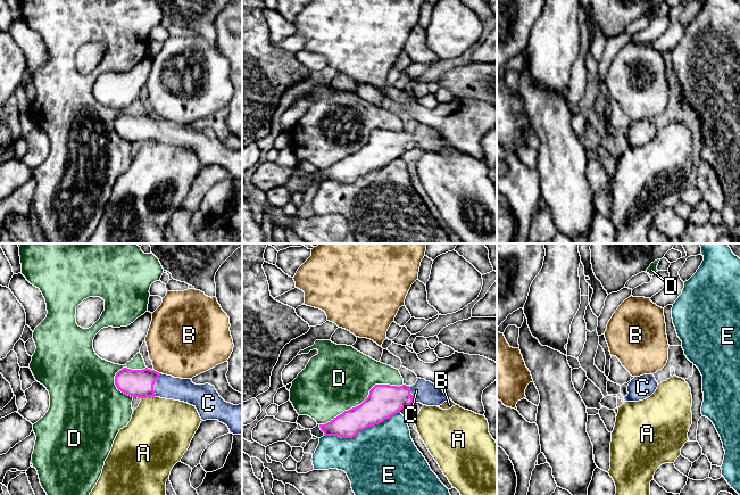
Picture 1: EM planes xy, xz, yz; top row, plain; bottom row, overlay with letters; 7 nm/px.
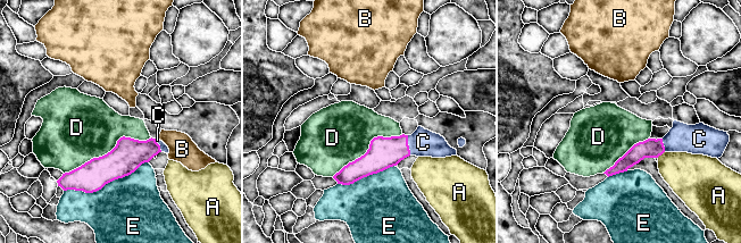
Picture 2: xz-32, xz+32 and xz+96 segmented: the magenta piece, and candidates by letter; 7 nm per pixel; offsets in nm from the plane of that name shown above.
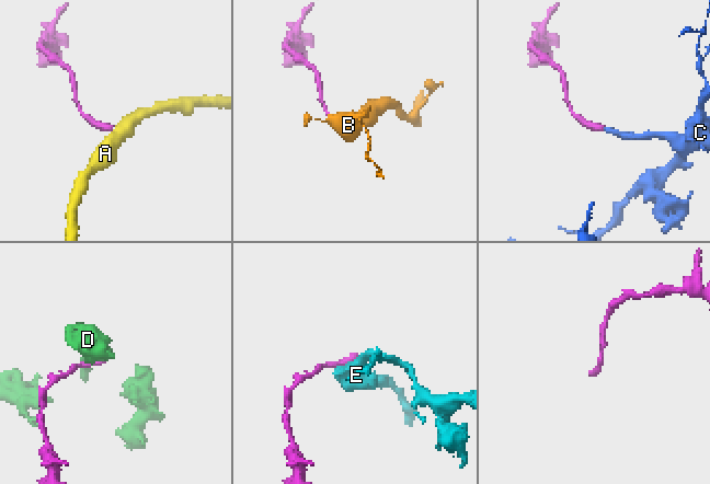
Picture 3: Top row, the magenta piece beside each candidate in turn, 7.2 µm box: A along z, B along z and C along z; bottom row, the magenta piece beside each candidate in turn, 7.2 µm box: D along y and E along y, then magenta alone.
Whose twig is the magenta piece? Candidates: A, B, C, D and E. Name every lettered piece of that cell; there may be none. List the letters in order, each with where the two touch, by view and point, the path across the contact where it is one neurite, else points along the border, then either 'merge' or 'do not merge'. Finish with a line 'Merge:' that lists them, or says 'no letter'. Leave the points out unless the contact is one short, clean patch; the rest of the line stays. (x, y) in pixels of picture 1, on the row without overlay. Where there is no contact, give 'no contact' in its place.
A: xy (148, 141) | along xy (155, 140), (141, 143) | do not merge
B: xy (156, 116) | along xy (154, 114), (159, 118) | do not merge
C: xy (154, 129) | across xy (139, 129), (154, 129), (168, 132) | merge
D: xz (364, 146) | do not merge
E: xz (362, 174) | do not merge
Merge: C

